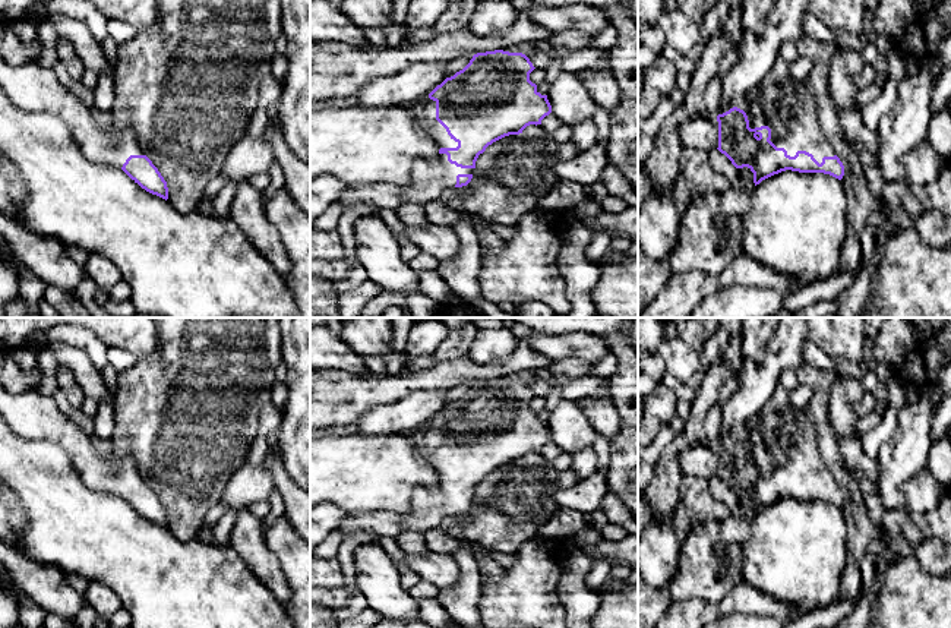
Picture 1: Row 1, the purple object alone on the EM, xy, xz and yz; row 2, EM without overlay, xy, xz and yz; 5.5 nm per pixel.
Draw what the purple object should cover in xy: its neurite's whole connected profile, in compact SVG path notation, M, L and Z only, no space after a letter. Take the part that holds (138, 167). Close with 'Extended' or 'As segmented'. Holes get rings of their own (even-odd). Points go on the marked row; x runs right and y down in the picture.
M0 57L0 86L20 108L63 120L91 162L121 168L146 192L168 199L167 182L140 149L135 133L114 124L101 127L92 114L95 105L82 104L51 69L34 63L10 64Z. Extended

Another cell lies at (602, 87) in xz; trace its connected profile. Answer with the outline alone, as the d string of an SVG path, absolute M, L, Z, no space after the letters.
M581 72L581 81L585 85L588 95L606 110L617 107L620 100L620 89L617 81L610 72Z

